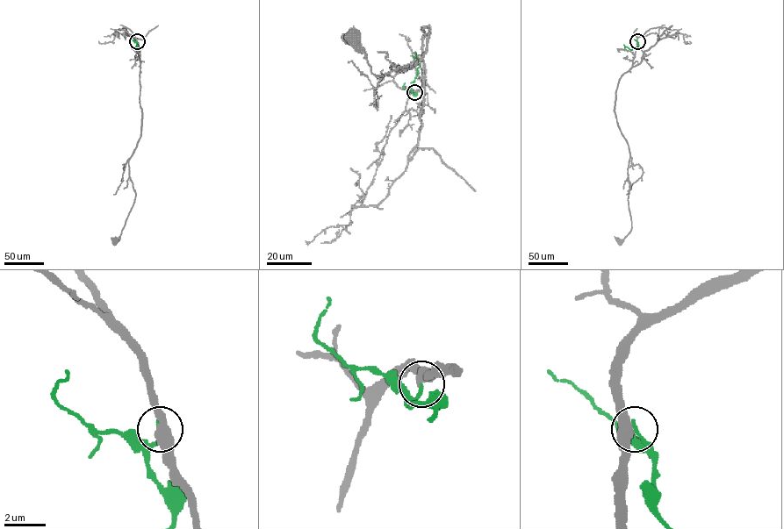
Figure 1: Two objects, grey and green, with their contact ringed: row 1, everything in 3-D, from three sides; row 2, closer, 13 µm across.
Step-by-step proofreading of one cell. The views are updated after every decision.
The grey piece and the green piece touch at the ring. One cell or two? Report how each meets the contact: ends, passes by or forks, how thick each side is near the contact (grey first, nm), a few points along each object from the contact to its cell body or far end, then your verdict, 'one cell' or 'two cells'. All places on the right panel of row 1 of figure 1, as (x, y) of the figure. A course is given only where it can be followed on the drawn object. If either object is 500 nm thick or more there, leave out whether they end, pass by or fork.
grey passes by | green ends | 460/190 nm | grey via (637, 41), (632, 67), (619, 81), (614, 102), (617, 125), (630, 155), (628, 202), (631, 228), (619, 240) | green via (637, 41), (638, 46), (632, 49), (623, 45) | two cells

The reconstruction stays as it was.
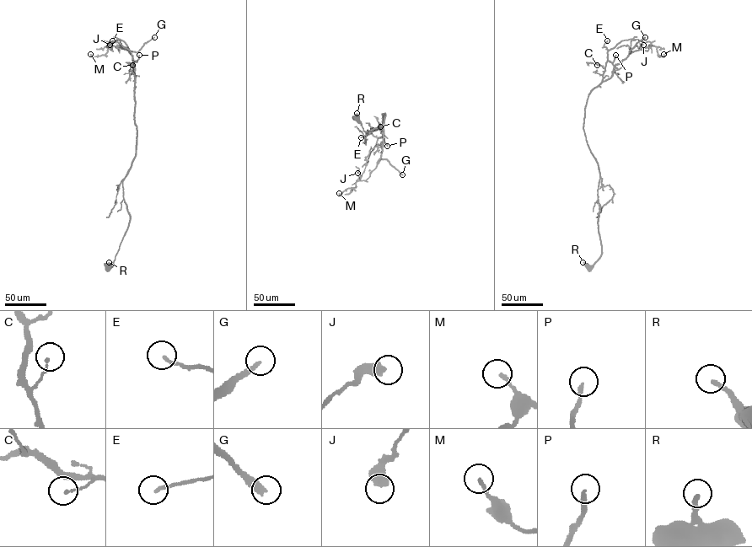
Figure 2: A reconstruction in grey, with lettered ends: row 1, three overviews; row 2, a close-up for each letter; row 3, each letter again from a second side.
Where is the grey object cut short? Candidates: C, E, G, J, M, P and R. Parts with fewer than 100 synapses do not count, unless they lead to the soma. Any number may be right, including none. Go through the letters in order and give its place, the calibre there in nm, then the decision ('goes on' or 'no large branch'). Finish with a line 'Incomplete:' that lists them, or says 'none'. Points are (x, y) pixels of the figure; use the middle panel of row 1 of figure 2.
C: at (380, 126); 110 nm thick; no large branch
E: at (361, 137); 160 nm thick; no large branch
G: at (402, 174); 280 nm thick; goes on
J: at (357, 173); 550 nm thick; no large branch
M: at (339, 193); 180 nm thick; no large branch
P: at (387, 146); 190 nm thick; no large branch
R: at (357, 113); 240 nm thick; no large branch
Incomplete: G

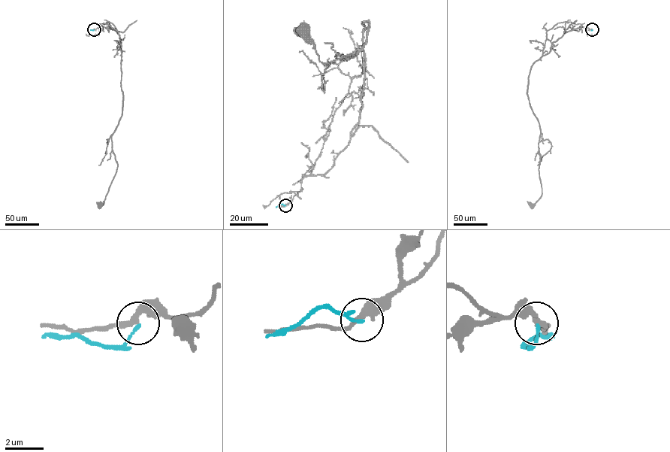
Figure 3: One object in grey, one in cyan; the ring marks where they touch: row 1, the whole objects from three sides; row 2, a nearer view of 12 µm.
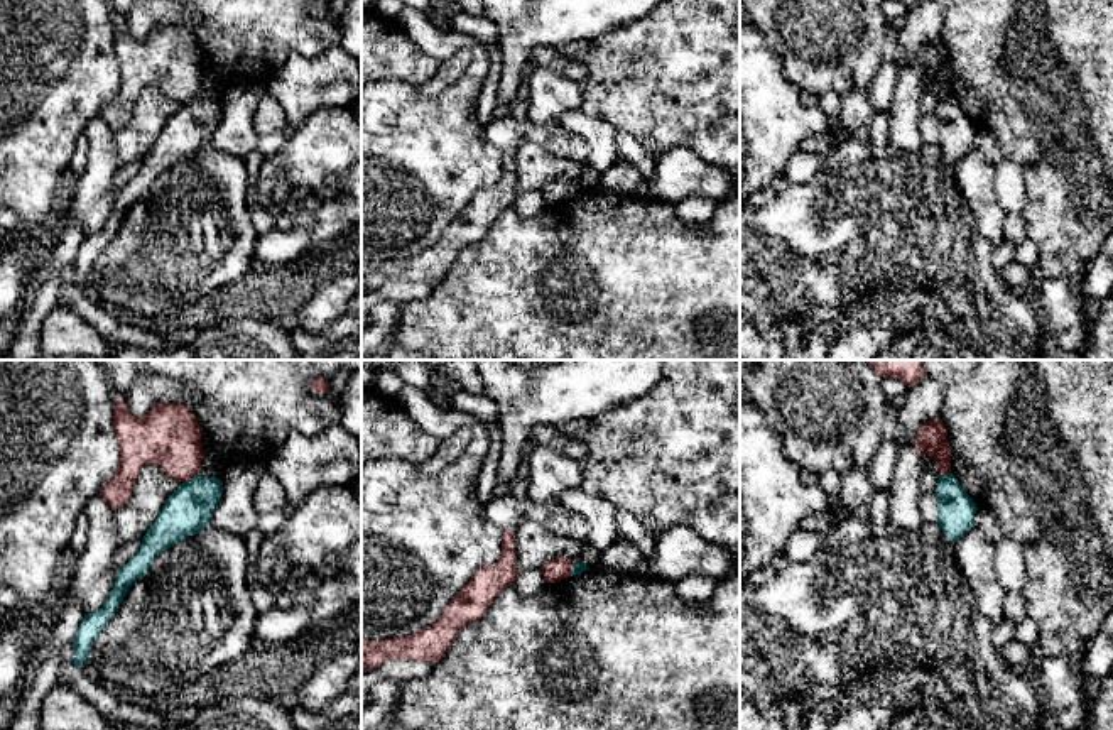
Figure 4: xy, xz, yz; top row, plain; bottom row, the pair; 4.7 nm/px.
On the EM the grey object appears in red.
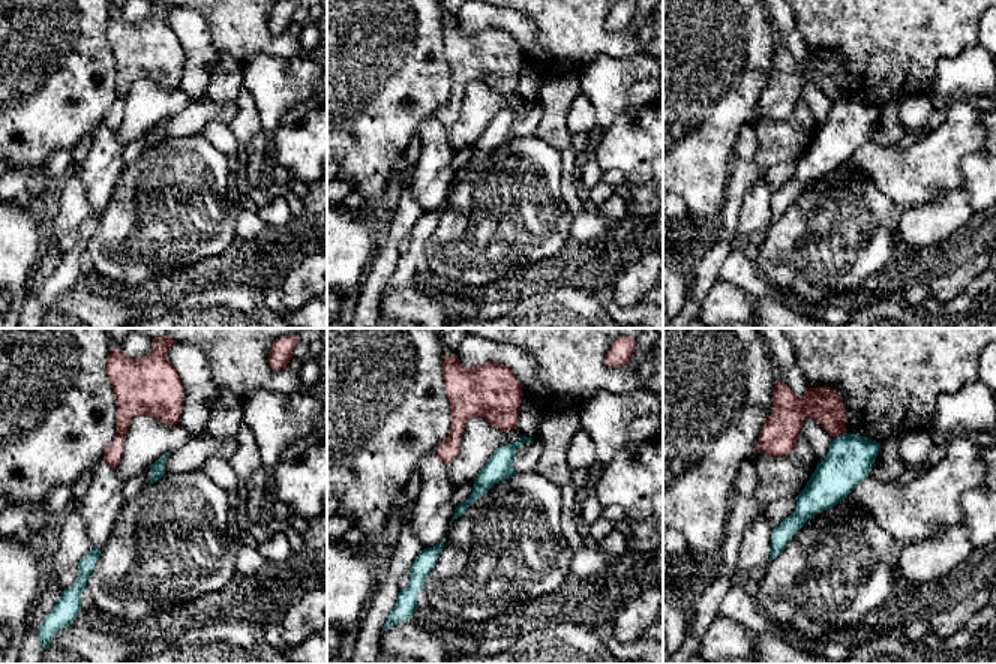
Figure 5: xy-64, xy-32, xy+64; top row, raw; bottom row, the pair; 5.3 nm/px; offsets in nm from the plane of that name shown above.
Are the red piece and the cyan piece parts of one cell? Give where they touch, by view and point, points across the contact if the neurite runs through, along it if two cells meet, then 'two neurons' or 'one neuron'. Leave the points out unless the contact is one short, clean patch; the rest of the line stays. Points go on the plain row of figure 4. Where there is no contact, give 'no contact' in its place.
contact xy (191, 98); border xy (200, 93), (183, 105); two neurons

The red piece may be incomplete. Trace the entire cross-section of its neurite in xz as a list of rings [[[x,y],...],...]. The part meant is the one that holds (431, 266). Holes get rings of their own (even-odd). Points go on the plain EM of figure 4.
[[[503,150],[498,182],[480,189],[432,247],[409,259],[361,260],[361,292],[377,291],[390,281],[439,284],[458,255],[480,242],[517,198],[515,150]]]

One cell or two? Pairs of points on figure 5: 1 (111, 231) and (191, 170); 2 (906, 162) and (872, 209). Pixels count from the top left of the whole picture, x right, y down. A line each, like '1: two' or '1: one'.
1: one
2: two

